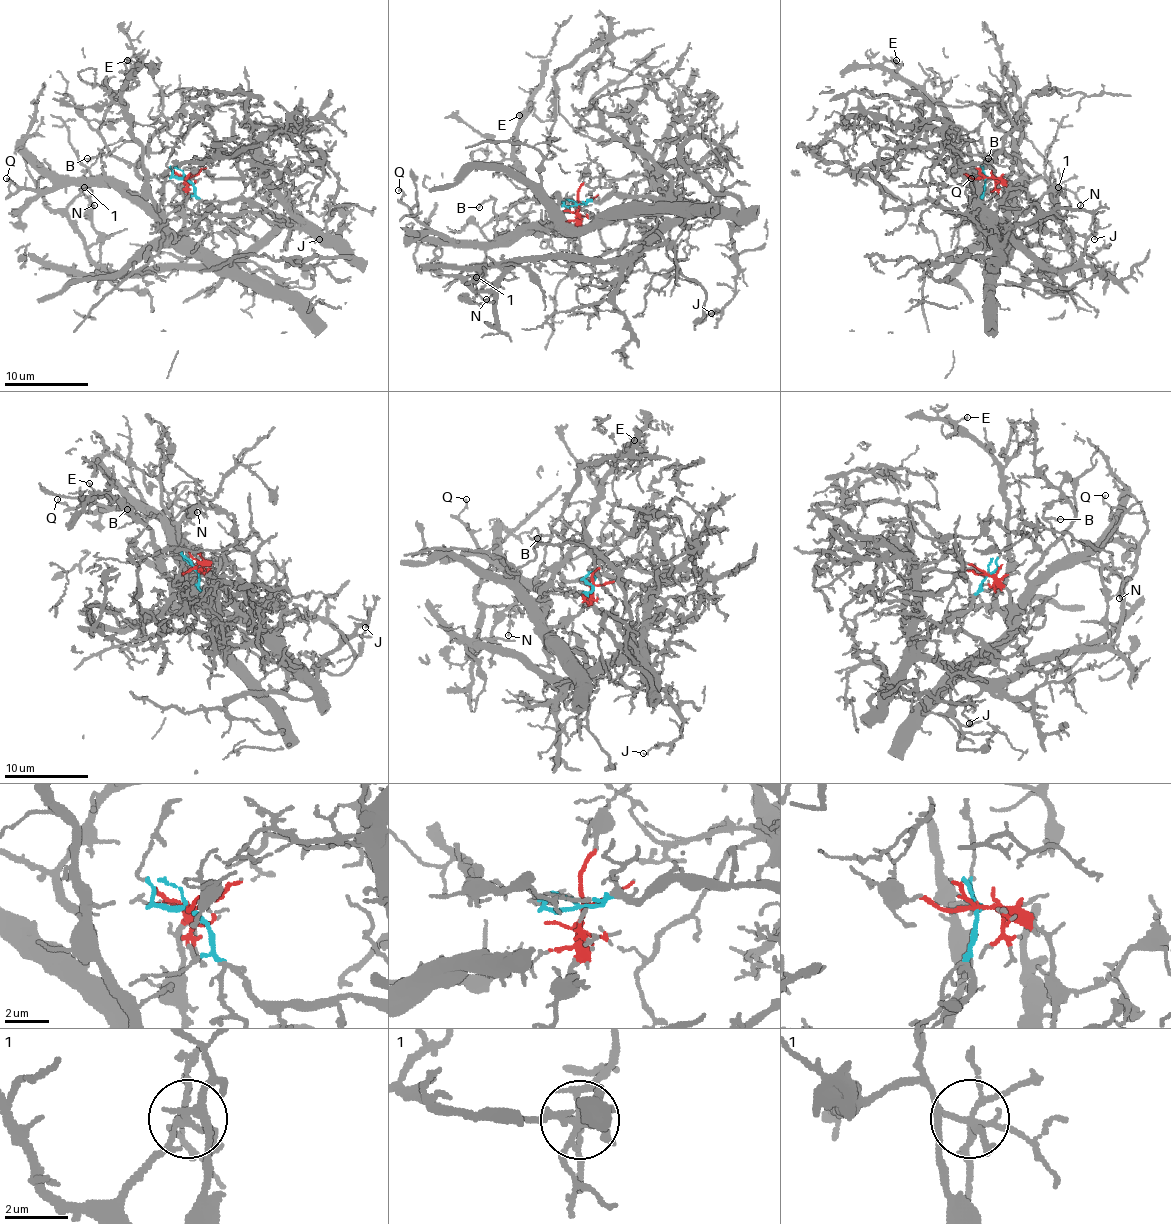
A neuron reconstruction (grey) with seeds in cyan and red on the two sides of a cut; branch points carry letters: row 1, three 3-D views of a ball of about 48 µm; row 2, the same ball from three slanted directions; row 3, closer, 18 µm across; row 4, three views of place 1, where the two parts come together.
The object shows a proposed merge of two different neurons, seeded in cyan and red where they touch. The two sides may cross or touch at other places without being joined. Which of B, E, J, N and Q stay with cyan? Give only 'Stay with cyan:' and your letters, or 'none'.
Stay with cyan: J

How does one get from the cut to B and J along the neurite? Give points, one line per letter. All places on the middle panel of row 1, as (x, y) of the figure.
B: (579, 204), (574, 233), (514, 229), (499, 237), (495, 231), (497, 216), (493, 202), (487, 200), (478, 208)
J: (579, 204), (652, 195), (702, 206), (719, 218), (731, 218), (737, 260), (735, 294), (719, 310), (710, 312)

